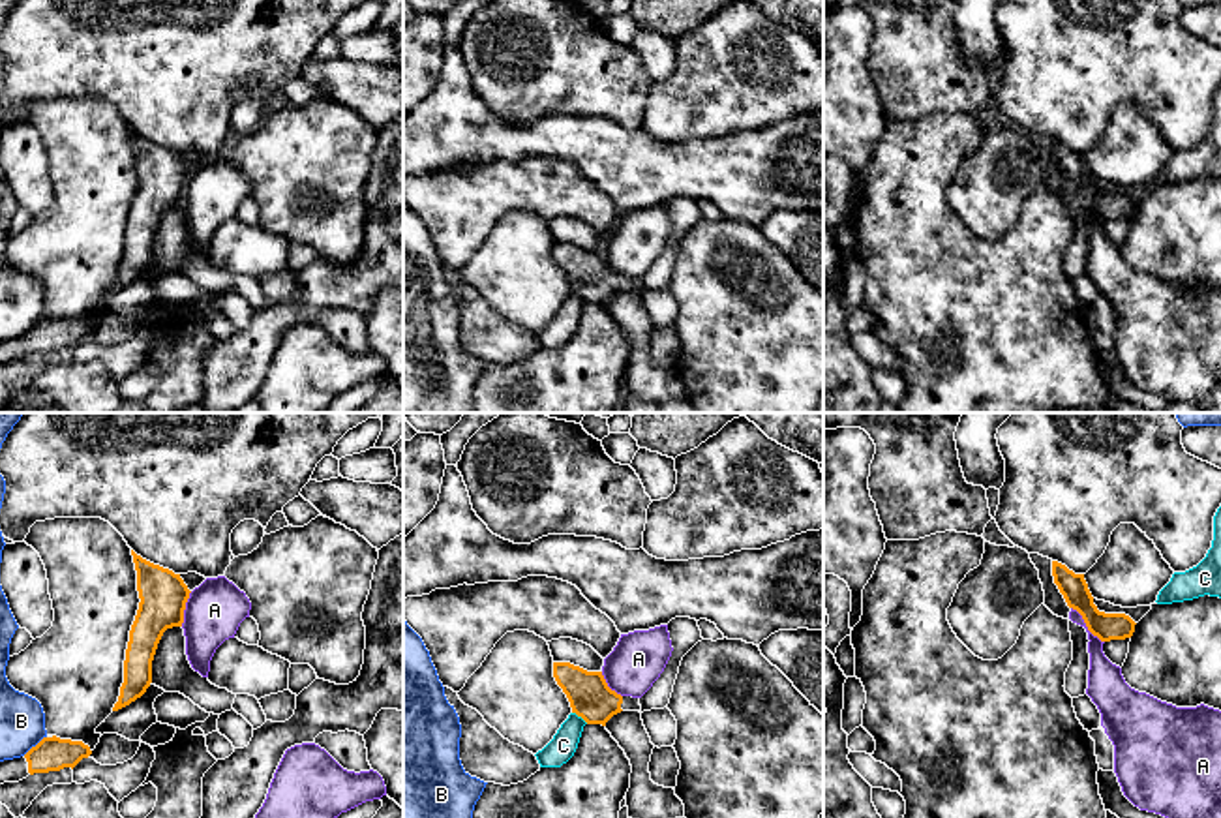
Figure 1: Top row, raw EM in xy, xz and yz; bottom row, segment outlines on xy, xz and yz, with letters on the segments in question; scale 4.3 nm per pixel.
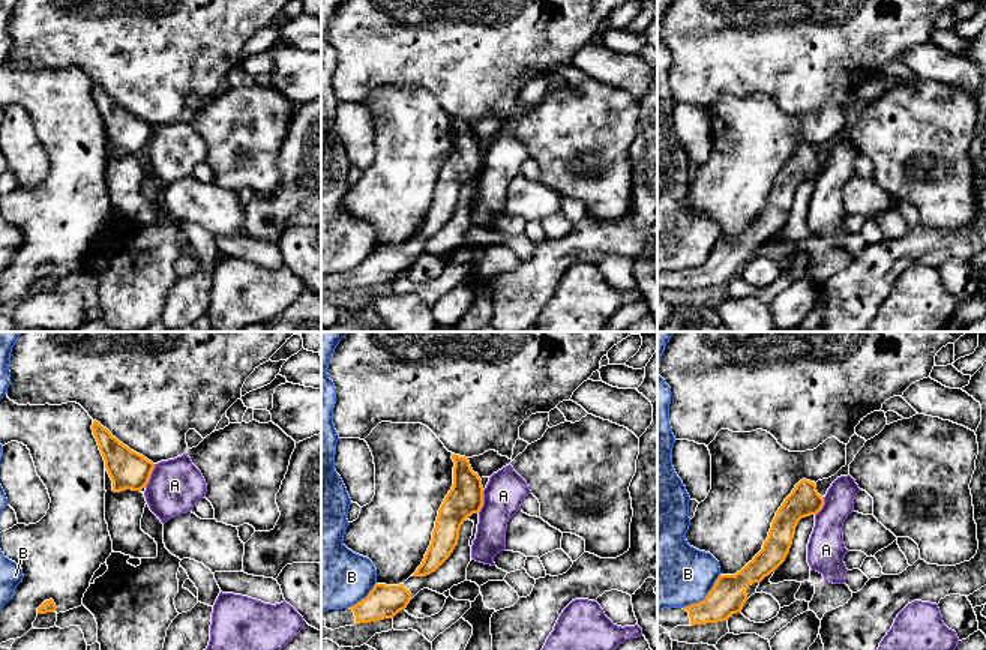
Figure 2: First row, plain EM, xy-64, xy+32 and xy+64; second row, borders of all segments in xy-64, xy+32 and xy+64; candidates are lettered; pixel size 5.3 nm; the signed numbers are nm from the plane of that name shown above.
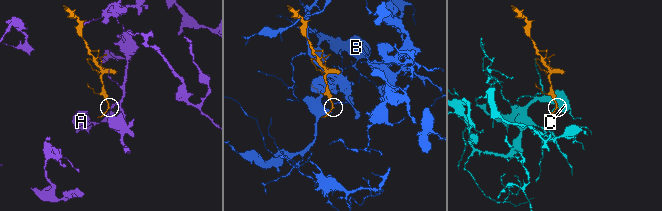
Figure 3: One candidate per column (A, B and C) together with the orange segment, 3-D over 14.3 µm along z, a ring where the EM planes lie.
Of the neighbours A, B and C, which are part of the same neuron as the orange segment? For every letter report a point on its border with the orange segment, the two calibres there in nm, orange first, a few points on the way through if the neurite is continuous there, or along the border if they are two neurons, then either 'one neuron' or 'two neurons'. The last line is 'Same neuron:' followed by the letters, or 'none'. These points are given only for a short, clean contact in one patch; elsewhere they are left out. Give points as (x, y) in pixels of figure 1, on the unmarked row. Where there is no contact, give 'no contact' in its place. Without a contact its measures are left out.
A: yz (1086, 205) | 120/150 nm | along yz (1071, 186), (1103, 222) | two neurons
B: xy (36, 325) | 140/190 nm | along xy (45, 316), (23, 334) | two neurons
C: xz (580, 295) | 180/120 nm | two neurons
Same neuron: none

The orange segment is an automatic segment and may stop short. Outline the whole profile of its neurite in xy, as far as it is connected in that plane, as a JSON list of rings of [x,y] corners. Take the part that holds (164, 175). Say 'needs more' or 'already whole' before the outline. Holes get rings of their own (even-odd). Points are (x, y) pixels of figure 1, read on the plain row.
already whole | [[[131,129],[137,150],[139,189],[129,210],[124,263],[113,291],[141,278],[152,263],[152,240],[167,208],[182,206],[189,169],[169,148],[154,144]]]

